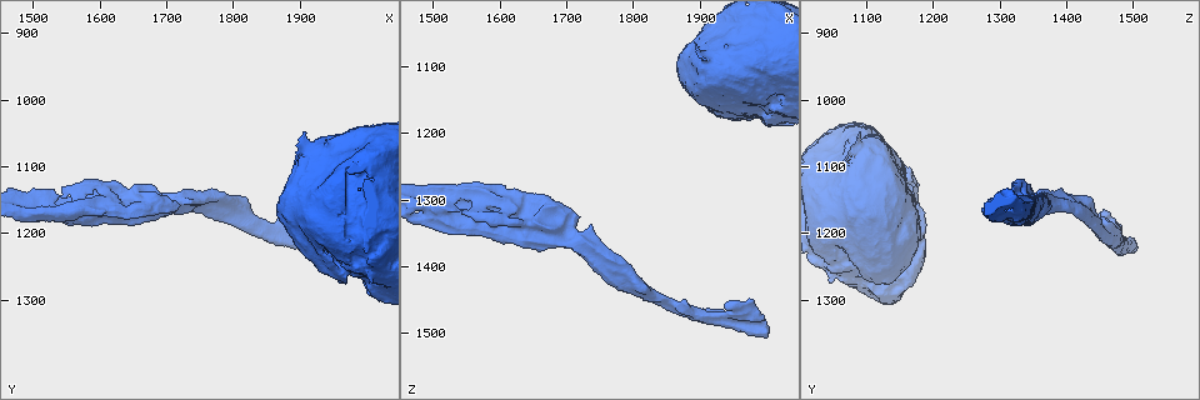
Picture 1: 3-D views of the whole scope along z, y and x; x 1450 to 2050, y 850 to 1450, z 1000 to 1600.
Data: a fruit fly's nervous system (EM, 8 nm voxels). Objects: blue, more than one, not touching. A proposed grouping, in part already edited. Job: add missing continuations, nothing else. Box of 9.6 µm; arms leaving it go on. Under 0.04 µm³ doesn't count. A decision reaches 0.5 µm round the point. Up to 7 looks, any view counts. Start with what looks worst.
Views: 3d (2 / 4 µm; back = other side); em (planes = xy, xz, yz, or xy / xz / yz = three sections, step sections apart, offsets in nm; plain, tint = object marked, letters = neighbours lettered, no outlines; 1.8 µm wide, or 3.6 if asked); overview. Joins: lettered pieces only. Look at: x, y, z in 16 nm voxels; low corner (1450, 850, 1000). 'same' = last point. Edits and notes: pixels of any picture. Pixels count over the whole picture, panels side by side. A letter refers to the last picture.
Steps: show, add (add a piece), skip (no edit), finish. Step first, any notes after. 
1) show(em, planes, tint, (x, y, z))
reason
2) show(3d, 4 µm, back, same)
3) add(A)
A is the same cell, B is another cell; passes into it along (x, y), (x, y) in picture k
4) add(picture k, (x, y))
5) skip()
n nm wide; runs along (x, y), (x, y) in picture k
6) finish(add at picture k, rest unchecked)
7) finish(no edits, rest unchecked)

show(em, xz, step 8, letters, (1665, 1170, 1300))
an open end

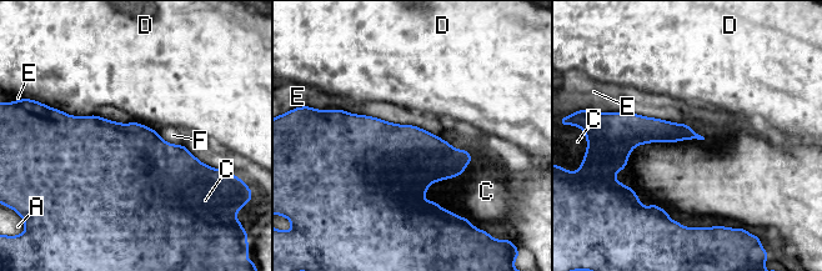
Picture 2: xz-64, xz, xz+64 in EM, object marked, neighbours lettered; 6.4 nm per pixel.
show(em, planes, letters, same)

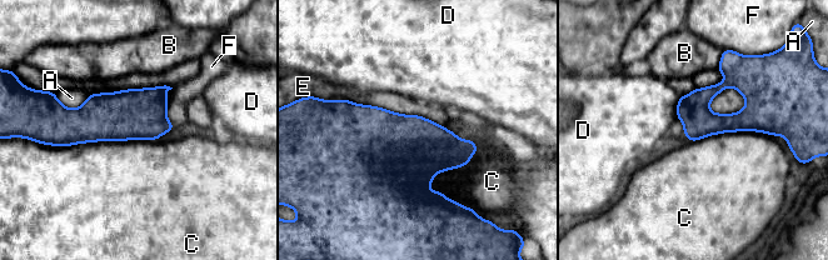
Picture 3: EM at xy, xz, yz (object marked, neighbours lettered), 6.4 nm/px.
skip()
A, B, C, D, E and F are other cells; runs along (679, 108), (701, 121), (773, 124) in picture 3; no lettered piece goes on from it

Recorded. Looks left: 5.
show(3d, 4 µm, (1950, 1170, 1450))
an open end

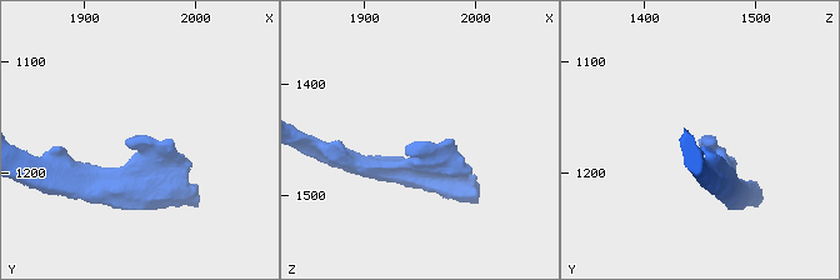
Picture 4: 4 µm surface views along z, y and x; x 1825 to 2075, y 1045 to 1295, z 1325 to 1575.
show(em, xz, step 8, letters, (1954, 1170, 1450))
need the tissue

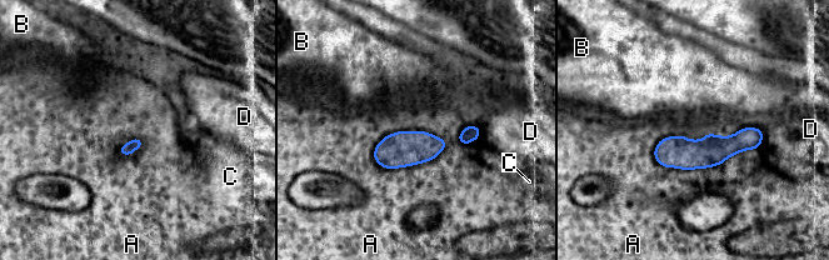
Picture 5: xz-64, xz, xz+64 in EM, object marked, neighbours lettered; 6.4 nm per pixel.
skip()
A, B, C and D are other cells; runs along (759, 138), (707, 153), (657, 153) in picture 5; no lettered piece goes on from it

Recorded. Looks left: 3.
show(3d, 2 µm, back, (1545, 1135, 1315))
branch stops here

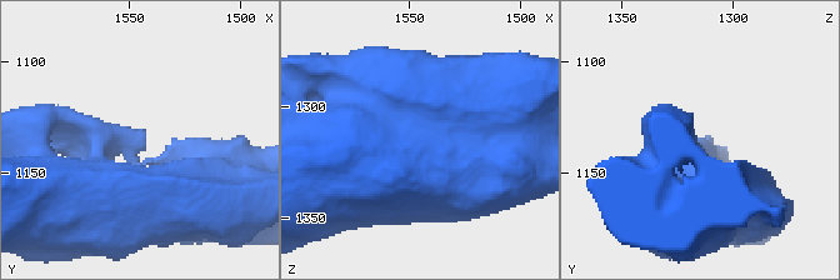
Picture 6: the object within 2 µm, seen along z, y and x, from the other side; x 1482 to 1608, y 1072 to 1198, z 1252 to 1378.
show(em, planes, letters, same)

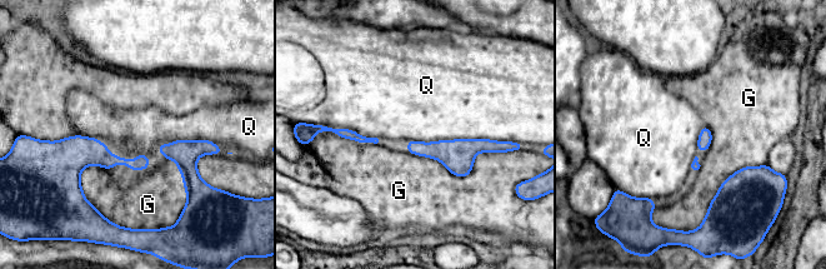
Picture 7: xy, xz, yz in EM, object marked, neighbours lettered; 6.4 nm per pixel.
skip()
G and Q are other cells; none of them fits

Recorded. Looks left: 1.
finish(no edits, rest unchecked)

